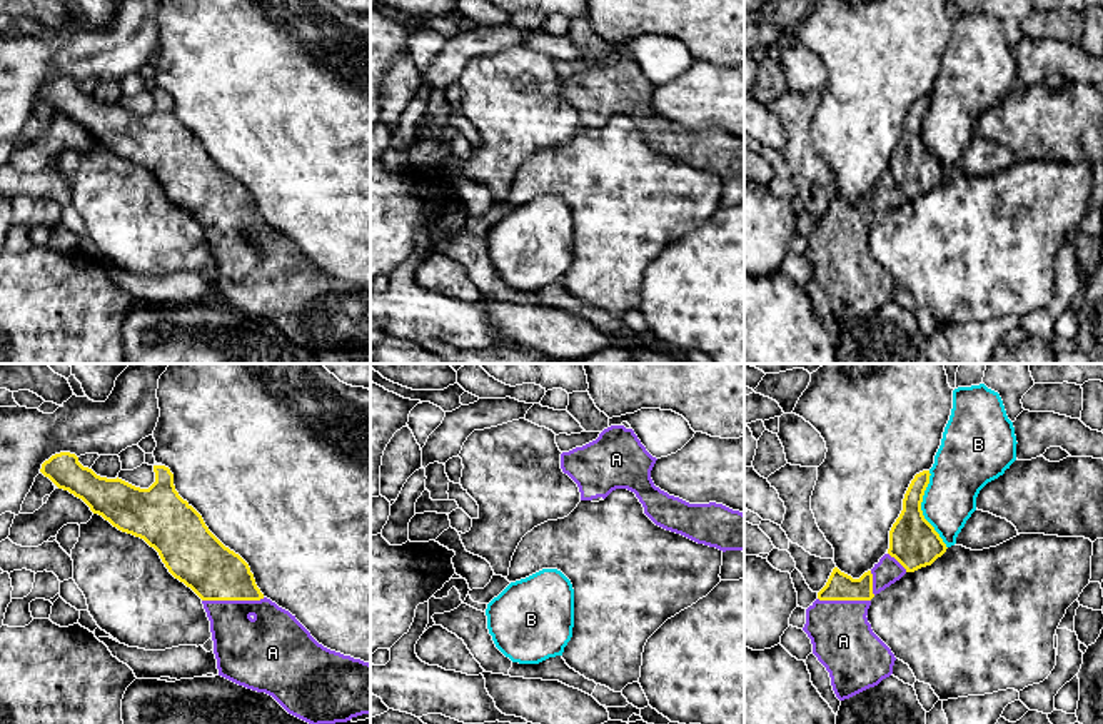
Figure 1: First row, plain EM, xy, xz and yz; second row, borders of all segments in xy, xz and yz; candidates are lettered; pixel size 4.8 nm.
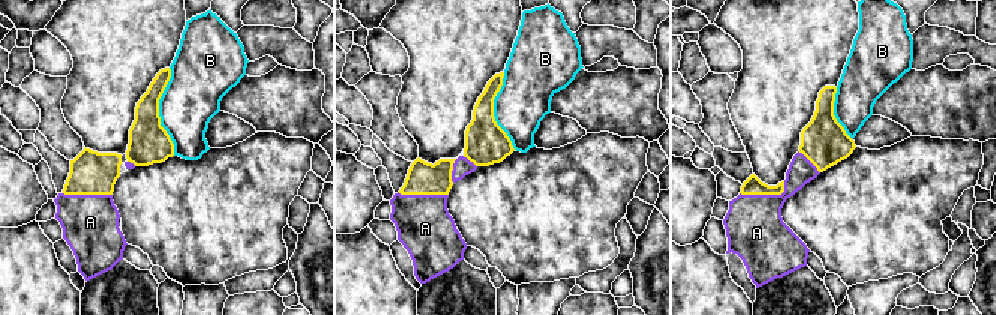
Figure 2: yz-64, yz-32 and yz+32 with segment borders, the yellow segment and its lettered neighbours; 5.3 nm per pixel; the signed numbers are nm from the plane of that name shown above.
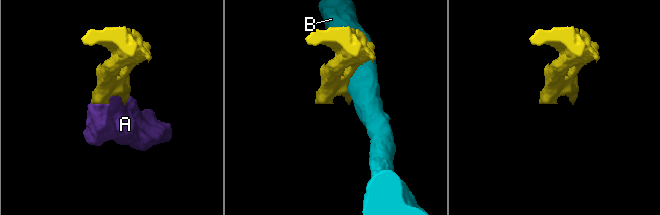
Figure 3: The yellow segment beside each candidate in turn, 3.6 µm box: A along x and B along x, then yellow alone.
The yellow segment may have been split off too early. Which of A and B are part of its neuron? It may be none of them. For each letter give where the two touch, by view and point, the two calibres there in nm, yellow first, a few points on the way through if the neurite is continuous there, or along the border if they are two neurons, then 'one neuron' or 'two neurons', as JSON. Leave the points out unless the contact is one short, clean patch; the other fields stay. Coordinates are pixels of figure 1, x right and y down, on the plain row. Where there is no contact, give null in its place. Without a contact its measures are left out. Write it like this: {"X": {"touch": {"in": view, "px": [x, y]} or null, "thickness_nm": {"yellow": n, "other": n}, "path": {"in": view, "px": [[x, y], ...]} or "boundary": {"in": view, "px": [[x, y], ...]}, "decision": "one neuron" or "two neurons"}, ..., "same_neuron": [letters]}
{"A": {"touch": {"in": "xy", "px": [232, 226]}, "thickness_nm": {"yellow": 280, "other": 300}, "decision": "one neuron"}, "B": {"touch": {"in": "yz", "px": [920, 135]}, "thickness_nm": {"yellow": 240, "other": 260}, "decision": "two neurons"}, "same_neuron": ["A"]}

